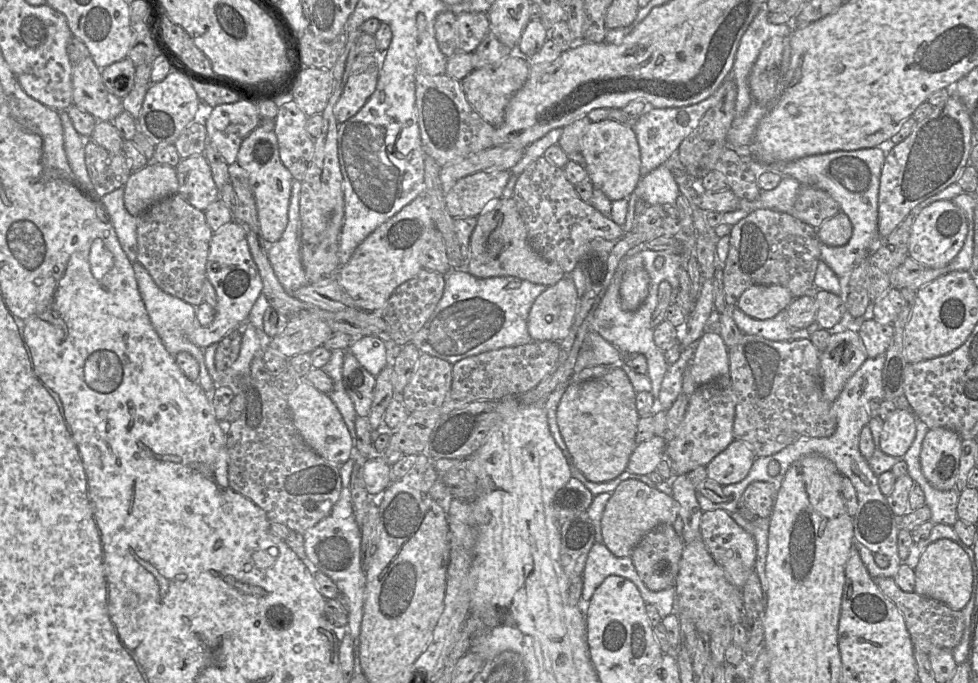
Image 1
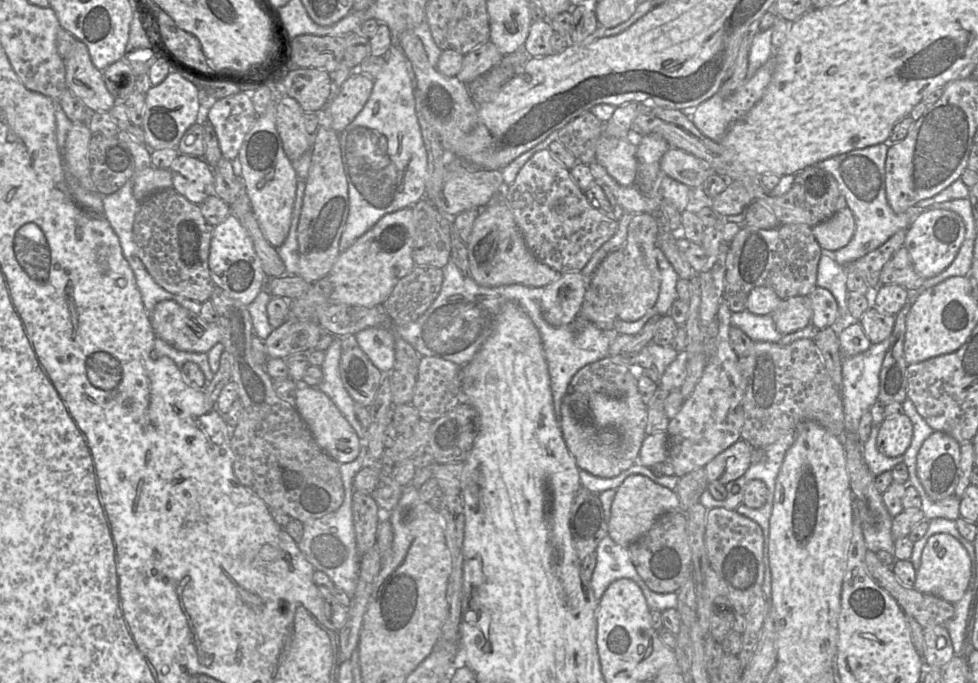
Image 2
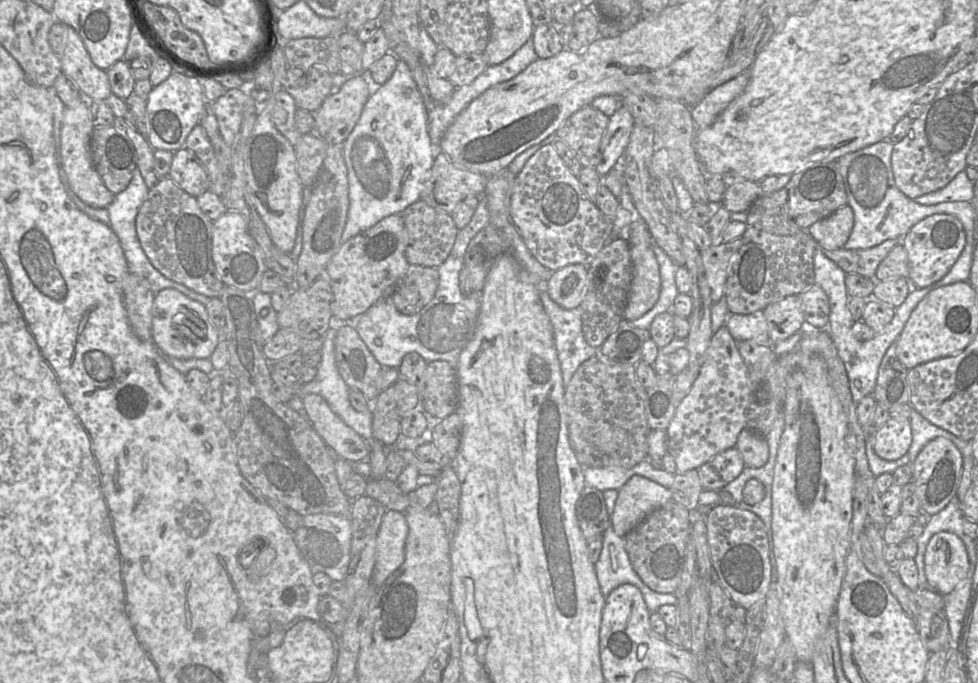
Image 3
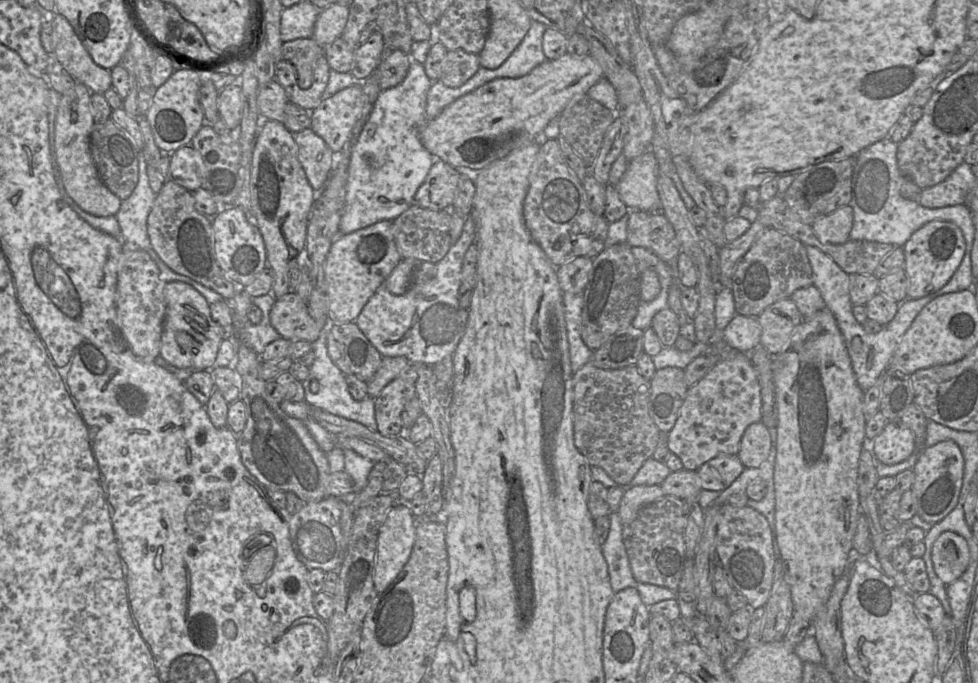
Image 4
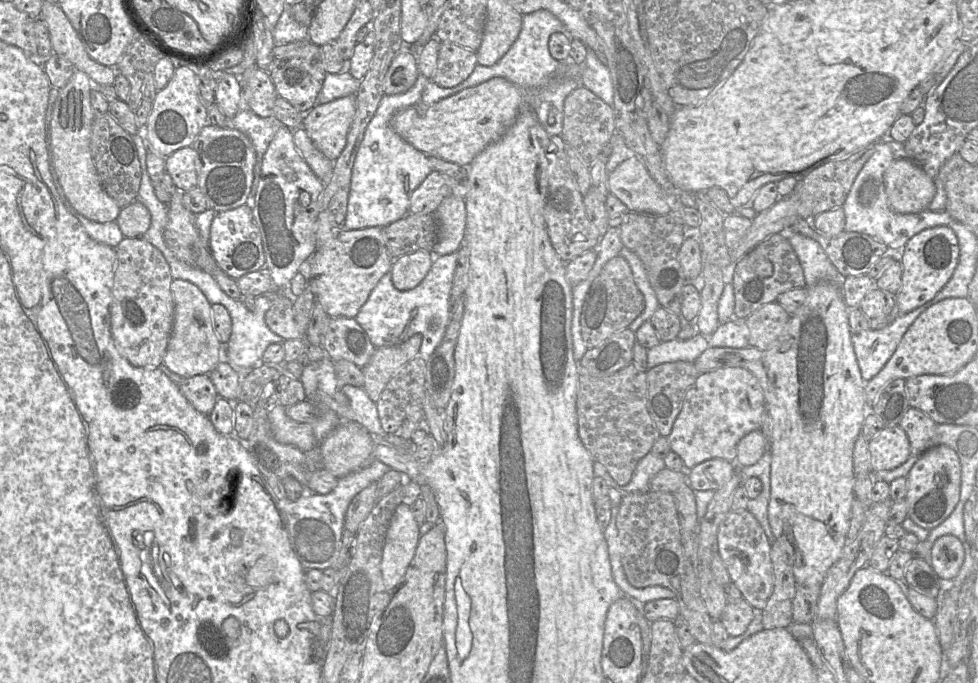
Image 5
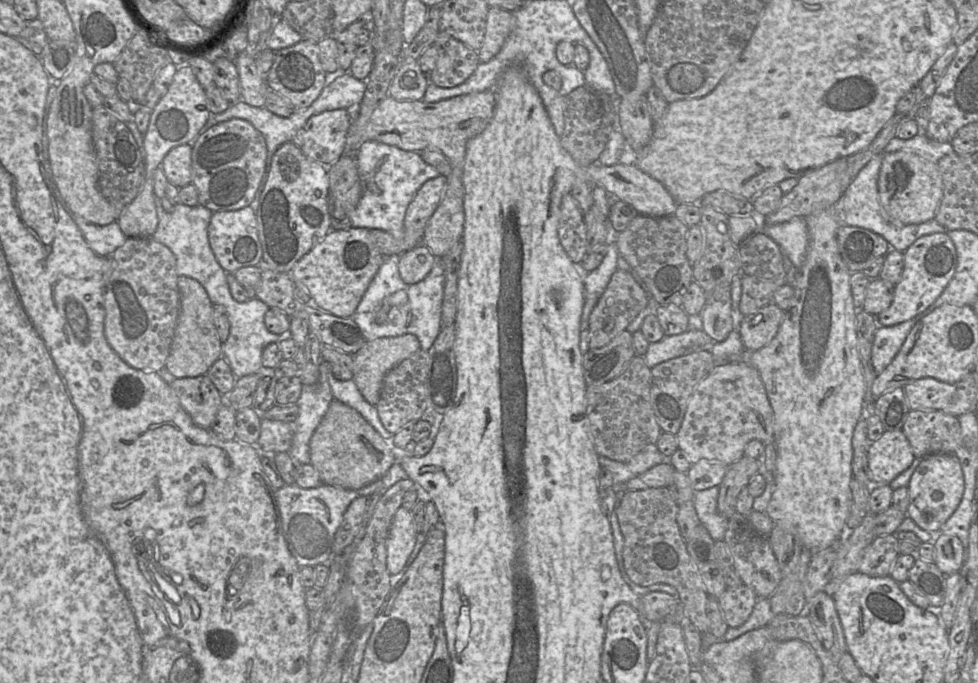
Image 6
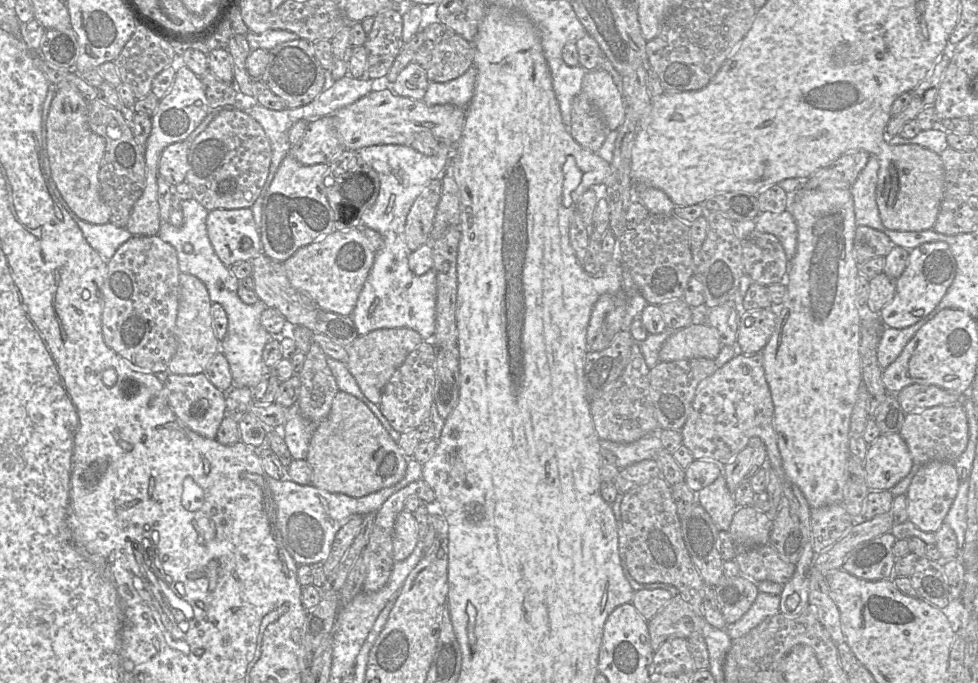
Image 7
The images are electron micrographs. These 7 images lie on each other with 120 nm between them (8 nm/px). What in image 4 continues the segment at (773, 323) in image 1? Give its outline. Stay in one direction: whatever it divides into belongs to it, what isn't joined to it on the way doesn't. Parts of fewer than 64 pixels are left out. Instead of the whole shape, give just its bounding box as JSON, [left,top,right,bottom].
[718,313,761,353]

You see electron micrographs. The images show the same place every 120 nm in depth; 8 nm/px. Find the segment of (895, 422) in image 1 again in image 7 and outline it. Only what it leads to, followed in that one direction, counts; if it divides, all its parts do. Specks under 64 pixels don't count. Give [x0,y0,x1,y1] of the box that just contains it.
[864,433,913,491]

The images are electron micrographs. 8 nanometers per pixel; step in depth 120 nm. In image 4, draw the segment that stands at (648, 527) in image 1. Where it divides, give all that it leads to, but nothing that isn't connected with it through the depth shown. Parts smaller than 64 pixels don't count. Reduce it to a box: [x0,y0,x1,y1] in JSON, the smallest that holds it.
[617,485,664,524]

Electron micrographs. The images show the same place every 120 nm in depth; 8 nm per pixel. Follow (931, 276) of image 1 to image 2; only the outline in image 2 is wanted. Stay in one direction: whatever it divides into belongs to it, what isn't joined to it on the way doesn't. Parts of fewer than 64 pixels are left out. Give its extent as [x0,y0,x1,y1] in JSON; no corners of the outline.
[880,246,925,293]

